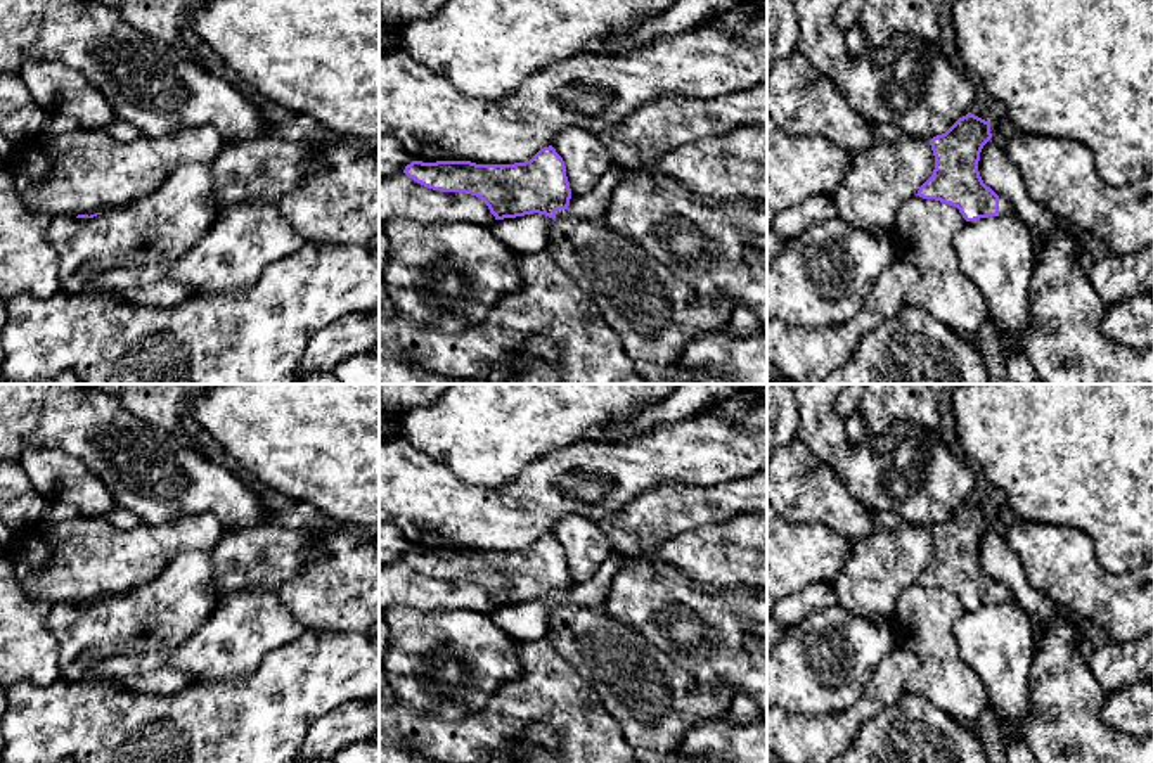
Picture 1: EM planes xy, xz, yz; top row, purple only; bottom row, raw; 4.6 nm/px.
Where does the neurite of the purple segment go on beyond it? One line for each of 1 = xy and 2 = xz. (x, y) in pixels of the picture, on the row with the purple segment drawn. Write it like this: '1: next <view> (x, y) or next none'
1: next none
2: next xz (655, 315)

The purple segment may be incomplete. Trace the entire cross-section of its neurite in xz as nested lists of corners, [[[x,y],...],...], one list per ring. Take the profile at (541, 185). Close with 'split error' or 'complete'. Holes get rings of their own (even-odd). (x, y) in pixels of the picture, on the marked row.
[[[552,145],[540,149],[525,163],[412,161],[403,173],[433,190],[480,197],[495,220],[533,213],[549,216],[552,225],[547,246],[554,251],[557,265],[597,303],[646,384],[670,384],[668,370],[684,348],[696,336],[725,327],[736,308],[736,301],[729,296],[708,299],[698,294],[644,247],[613,232],[604,220],[575,216],[568,209],[571,189],[566,166]]]; split error

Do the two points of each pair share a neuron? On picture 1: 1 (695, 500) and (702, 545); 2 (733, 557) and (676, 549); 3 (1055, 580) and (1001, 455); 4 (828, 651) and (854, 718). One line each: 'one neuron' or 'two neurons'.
1: two neurons
2: one neuron
3: two neurons
4: two neurons

